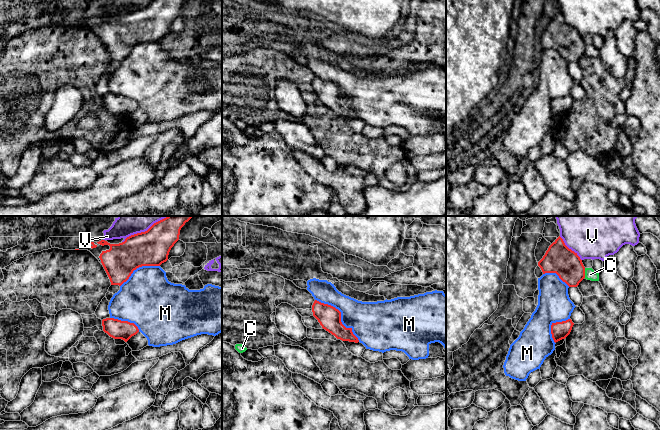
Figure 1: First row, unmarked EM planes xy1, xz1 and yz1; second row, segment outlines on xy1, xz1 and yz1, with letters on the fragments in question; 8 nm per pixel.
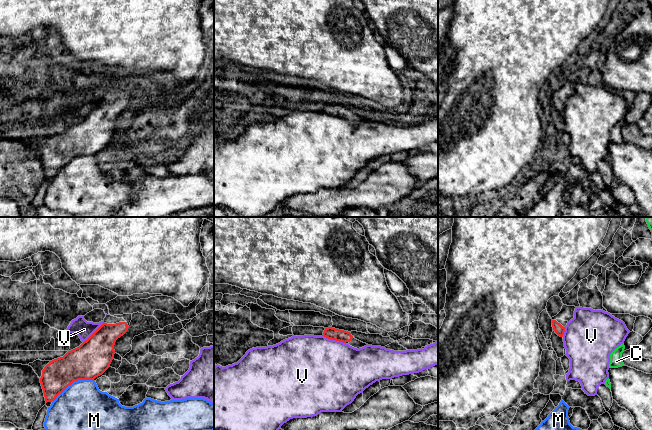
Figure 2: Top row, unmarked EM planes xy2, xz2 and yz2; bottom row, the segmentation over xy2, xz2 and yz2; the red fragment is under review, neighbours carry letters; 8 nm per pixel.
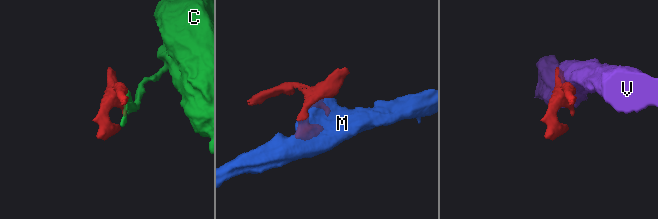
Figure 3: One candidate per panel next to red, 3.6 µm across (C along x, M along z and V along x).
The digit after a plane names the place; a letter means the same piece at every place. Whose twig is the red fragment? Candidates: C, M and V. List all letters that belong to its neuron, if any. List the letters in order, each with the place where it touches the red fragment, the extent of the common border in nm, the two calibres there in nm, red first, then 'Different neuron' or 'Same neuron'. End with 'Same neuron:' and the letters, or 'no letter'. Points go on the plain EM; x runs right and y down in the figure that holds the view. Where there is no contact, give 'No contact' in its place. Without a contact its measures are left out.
C: Touches red at yz1 (584, 49). Shared border 80 nm. Thickness 240 nm (red) against 90 nm. Different neuron
M: Touches red at xz1 (340, 92). Shared border 500 nm. Thickness 180 nm (red) against 320 nm. Different neuron
V: Touches red at xy1 (137, 9). Shared border 300 nm. Thickness 280 nm (red) against 130 nm. Different neuron
Same neuron: no letter

